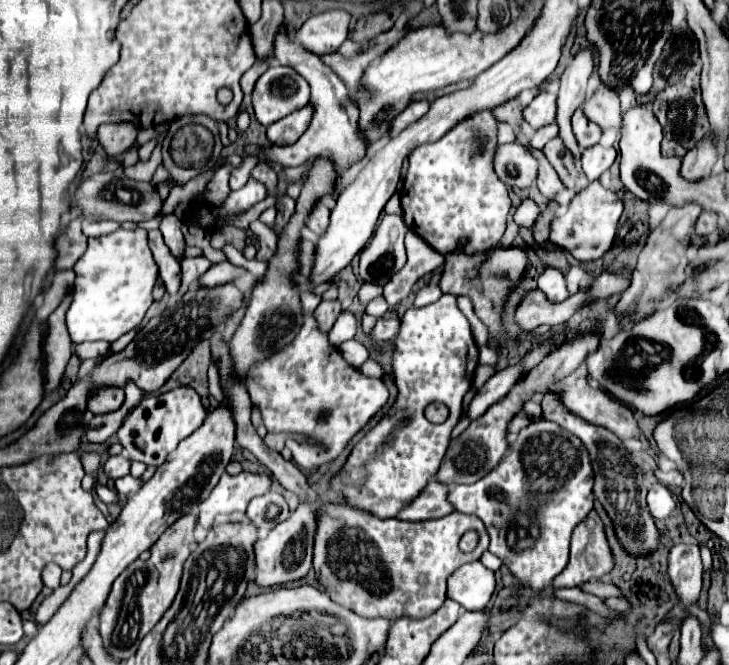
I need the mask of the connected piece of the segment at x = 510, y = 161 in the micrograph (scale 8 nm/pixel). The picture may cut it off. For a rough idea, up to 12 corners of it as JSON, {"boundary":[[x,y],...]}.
{"boundary":[[518,142],[498,146],[494,168],[510,188],[530,188],[538,160]]}

